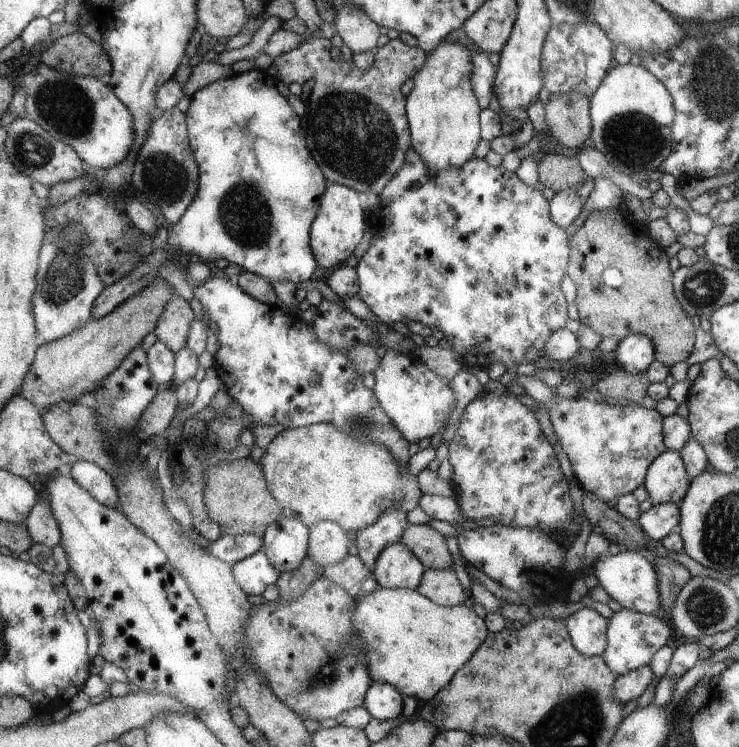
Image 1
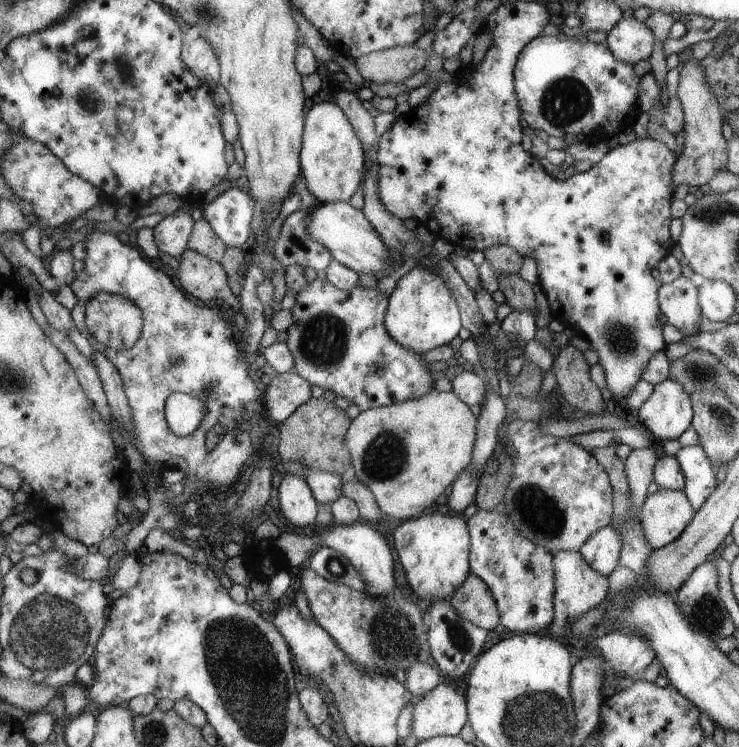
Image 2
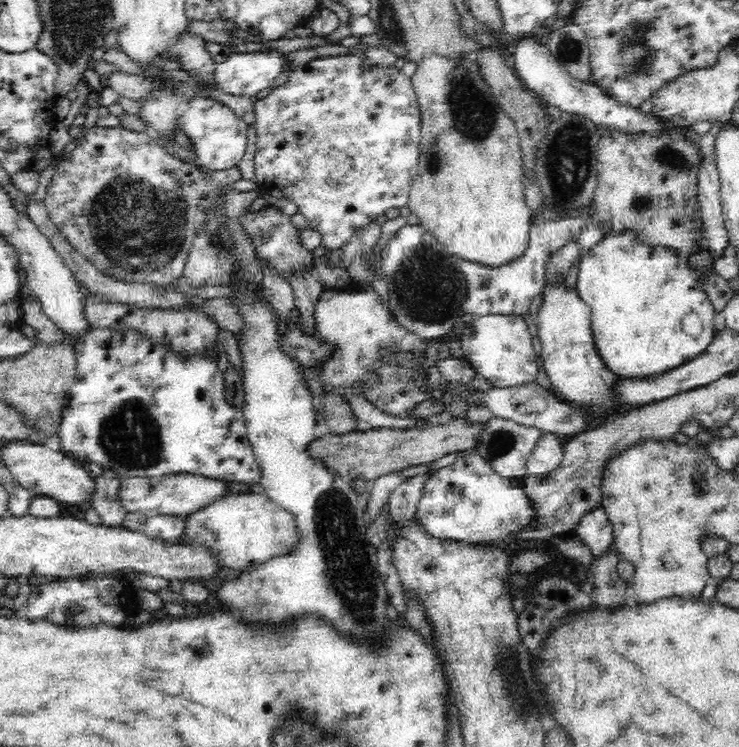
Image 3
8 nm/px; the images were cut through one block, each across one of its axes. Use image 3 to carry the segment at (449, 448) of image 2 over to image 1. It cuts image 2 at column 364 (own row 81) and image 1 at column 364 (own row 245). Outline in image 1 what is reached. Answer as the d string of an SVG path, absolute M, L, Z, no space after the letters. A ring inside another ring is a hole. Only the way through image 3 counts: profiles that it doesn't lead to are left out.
M313 424L300 428L284 429L265 448L262 458L257 461L263 470L268 490L283 505L282 516L299 519L307 527L320 521L337 522L345 531L362 530L378 521L380 514L390 508L409 512L418 506L423 493L416 476L408 468L402 474L400 464L386 446L378 442L356 440L351 434L338 430L332 424Z

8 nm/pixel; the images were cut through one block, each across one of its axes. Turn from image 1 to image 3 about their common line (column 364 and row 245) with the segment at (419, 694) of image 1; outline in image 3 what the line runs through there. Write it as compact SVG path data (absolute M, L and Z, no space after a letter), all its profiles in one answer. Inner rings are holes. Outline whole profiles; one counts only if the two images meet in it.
M634 232L612 233L598 241L579 264L575 287L578 297L590 307L590 328L598 356L615 376L630 380L656 377L702 354L716 336L712 321L716 309L687 261L670 247L640 243ZM690 312L699 314L703 322L703 330L697 337L684 333L680 325L682 318Z

